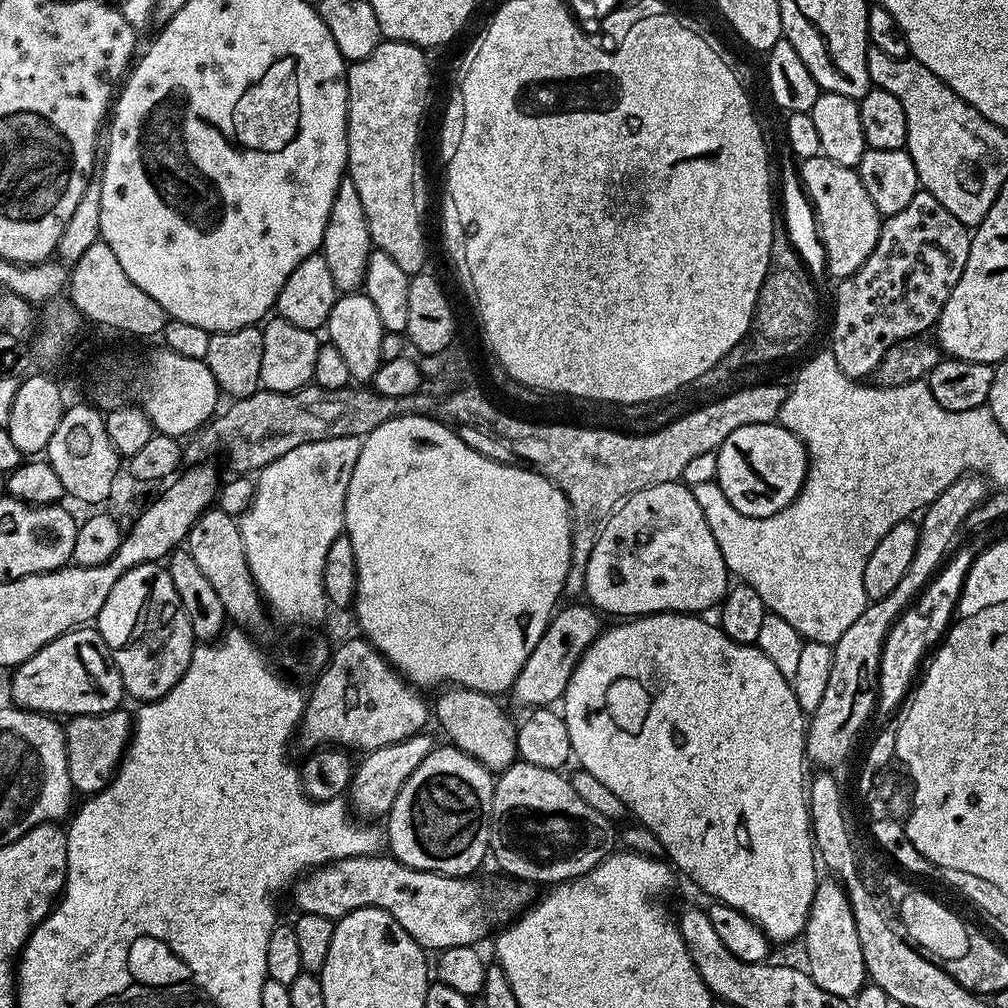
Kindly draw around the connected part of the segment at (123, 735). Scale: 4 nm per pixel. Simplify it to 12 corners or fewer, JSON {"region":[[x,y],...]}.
{"region":[[124,710],[63,725],[70,782],[101,792],[132,738]]}

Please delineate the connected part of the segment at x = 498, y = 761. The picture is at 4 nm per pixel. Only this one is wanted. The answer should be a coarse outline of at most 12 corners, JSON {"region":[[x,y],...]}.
{"region":[[448,686],[434,720],[493,774],[517,763],[516,726],[490,692]]}

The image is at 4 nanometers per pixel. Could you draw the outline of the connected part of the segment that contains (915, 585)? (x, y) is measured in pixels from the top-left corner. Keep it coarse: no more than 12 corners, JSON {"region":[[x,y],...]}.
{"region":[[979,474],[919,517],[914,562],[832,648],[806,756],[835,769],[878,704],[888,631],[989,495]]}

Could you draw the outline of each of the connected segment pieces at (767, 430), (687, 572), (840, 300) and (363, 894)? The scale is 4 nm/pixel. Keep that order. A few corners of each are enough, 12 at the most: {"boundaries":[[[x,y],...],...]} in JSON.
{"boundaries":[[[779,422],[738,426],[715,481],[741,516],[794,502],[804,443]],[[691,487],[608,517],[584,596],[612,618],[707,613],[730,573]],[[929,192],[836,288],[830,350],[863,381],[935,329],[969,229]],[[391,855],[333,860],[295,881],[300,912],[381,908],[421,948],[471,948],[533,903],[414,870]]]}

